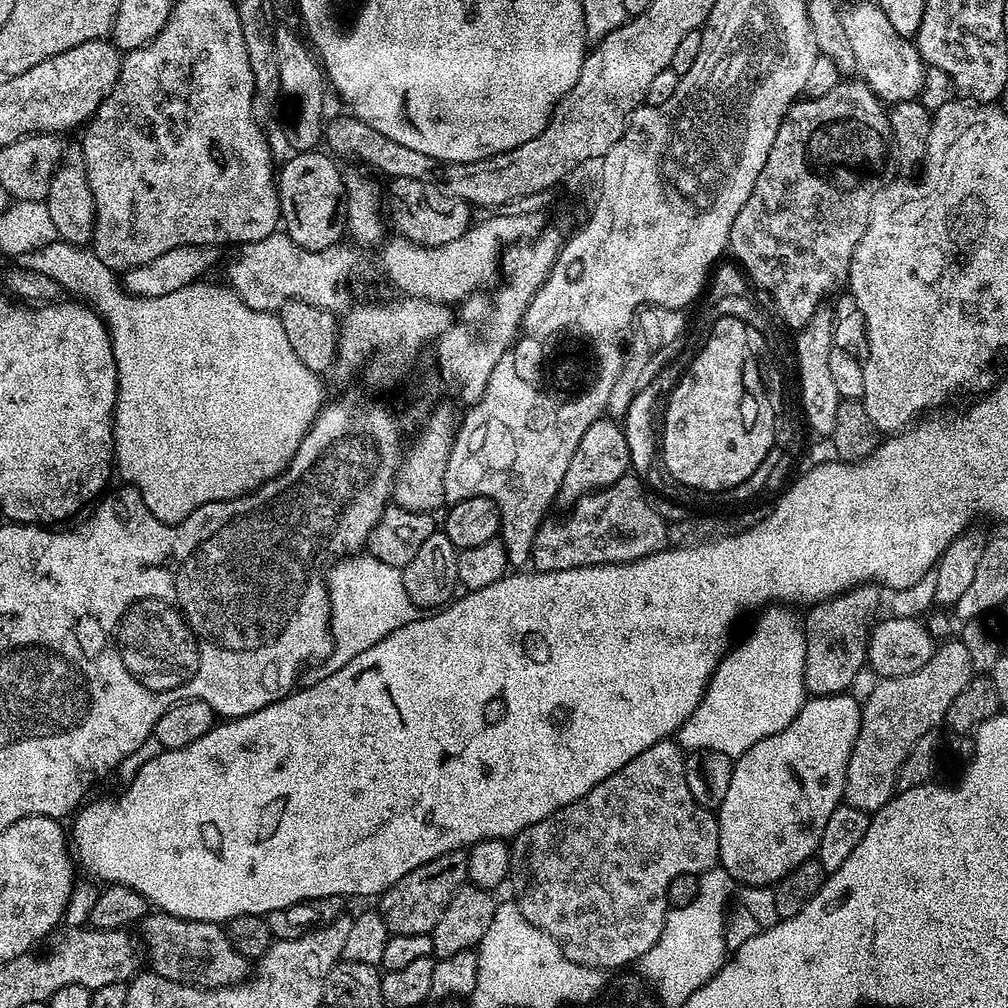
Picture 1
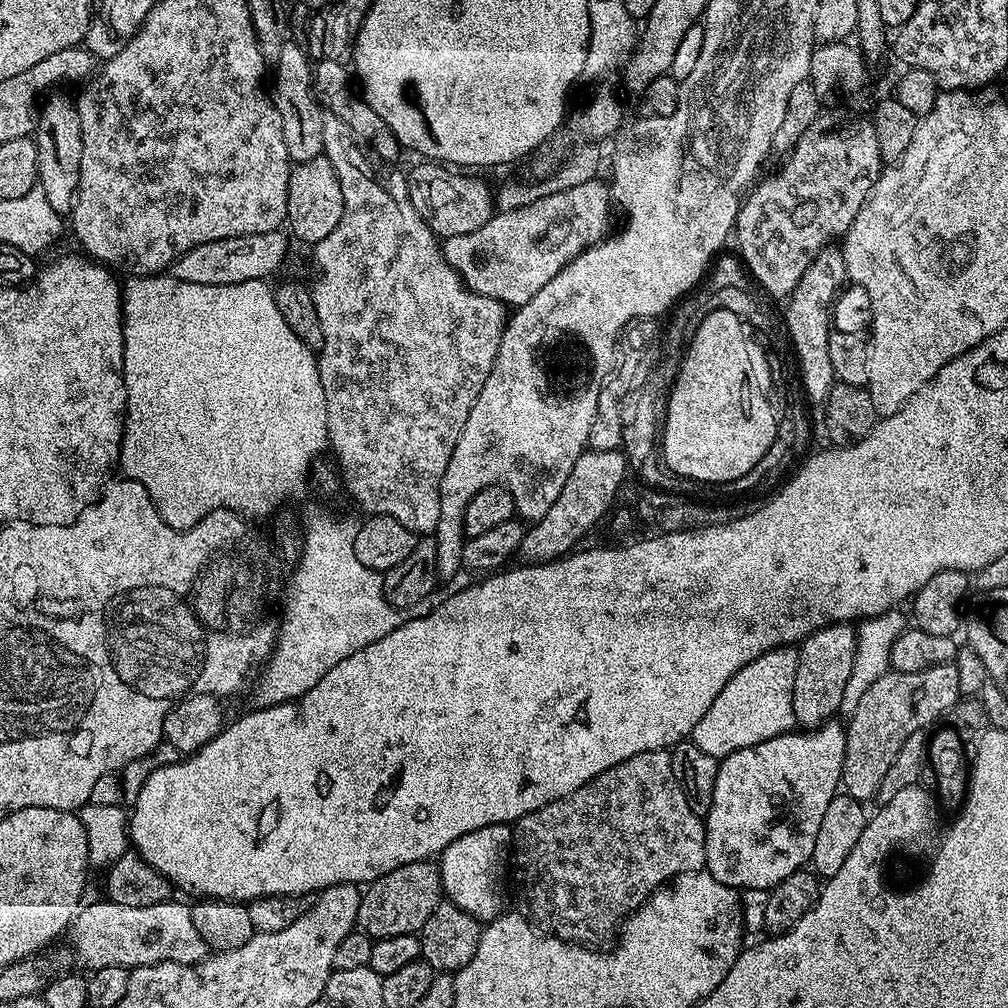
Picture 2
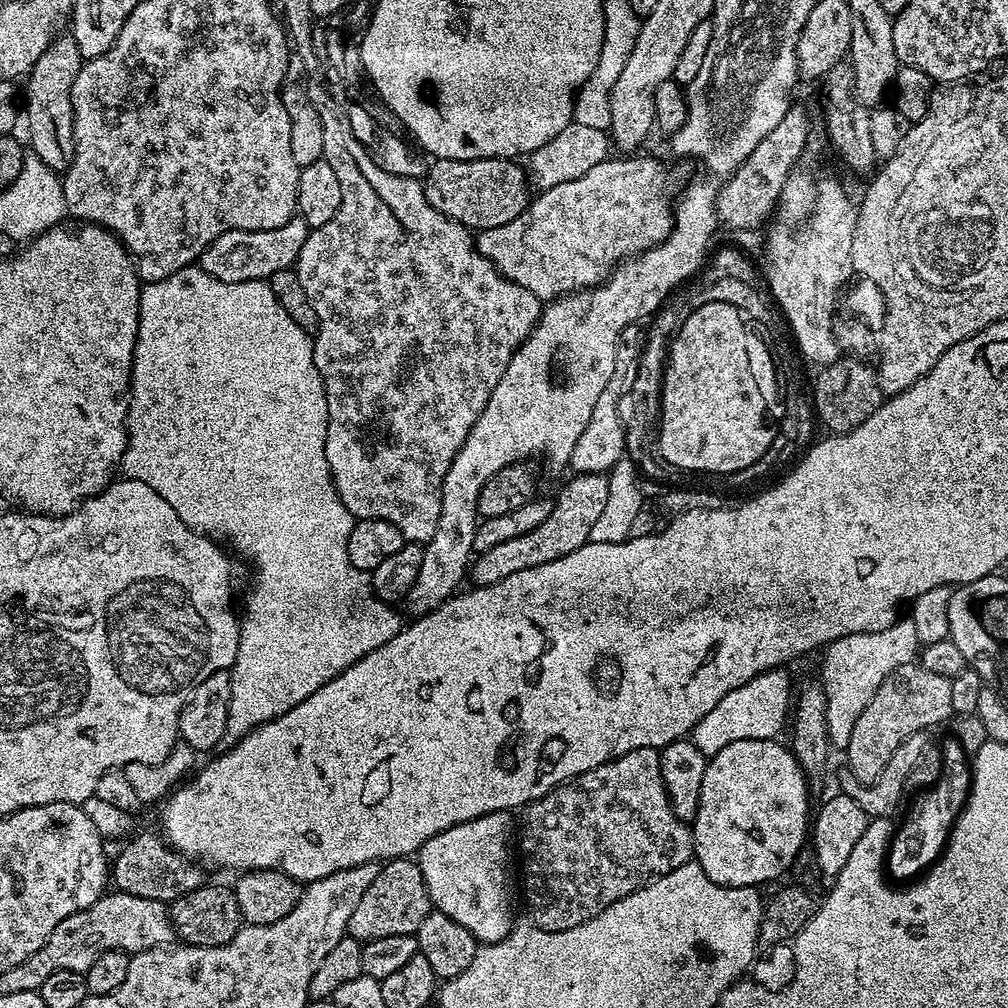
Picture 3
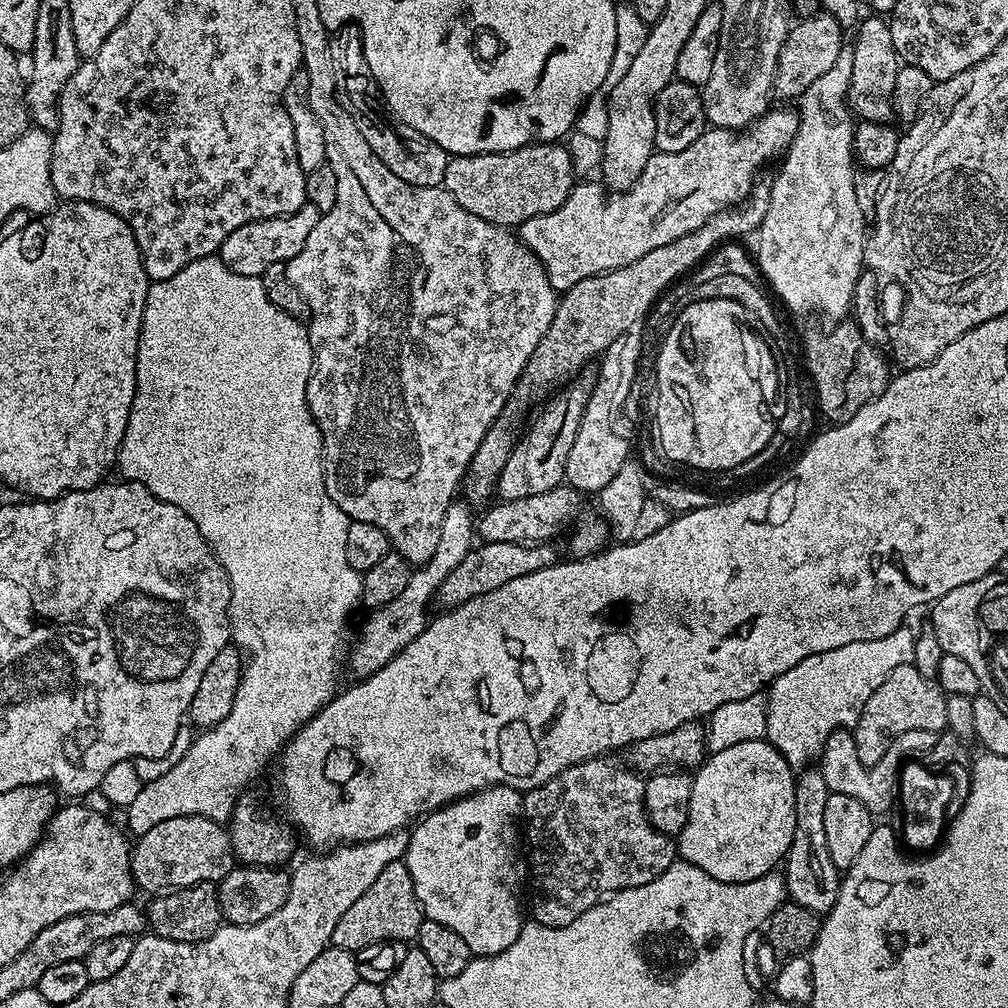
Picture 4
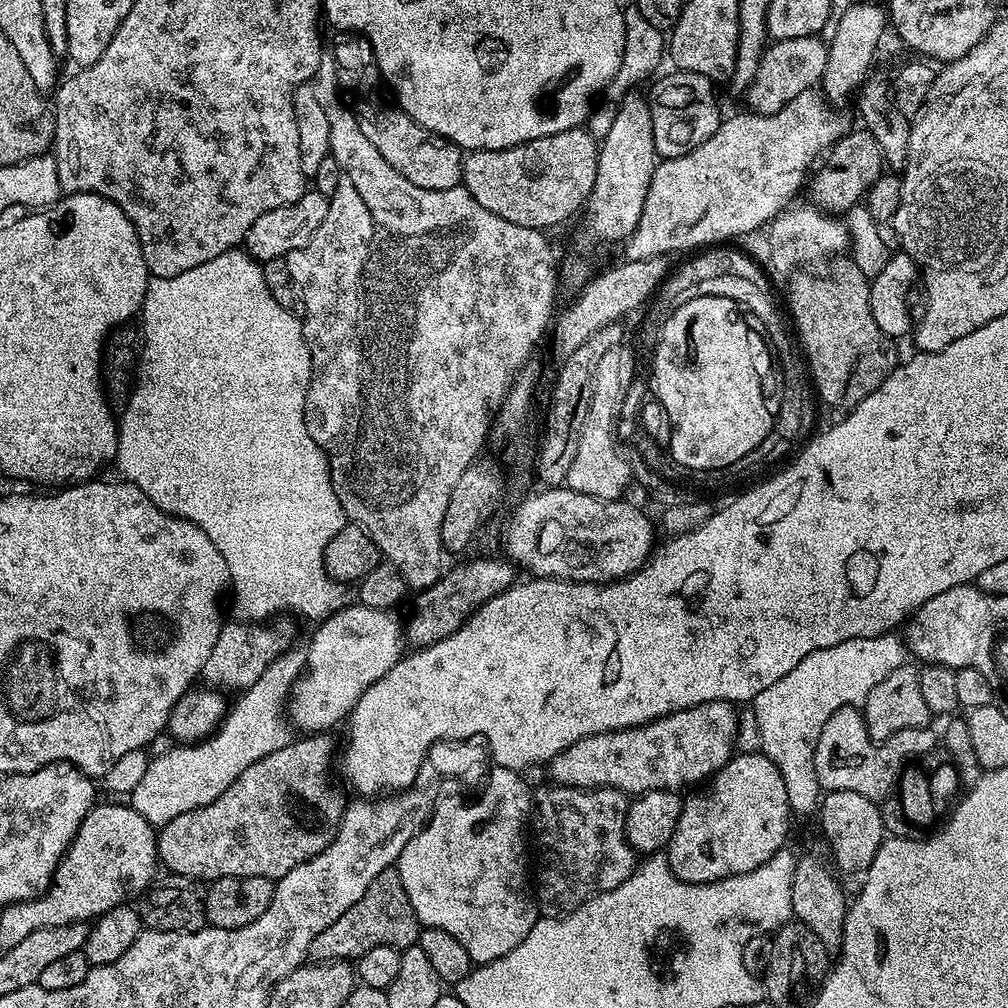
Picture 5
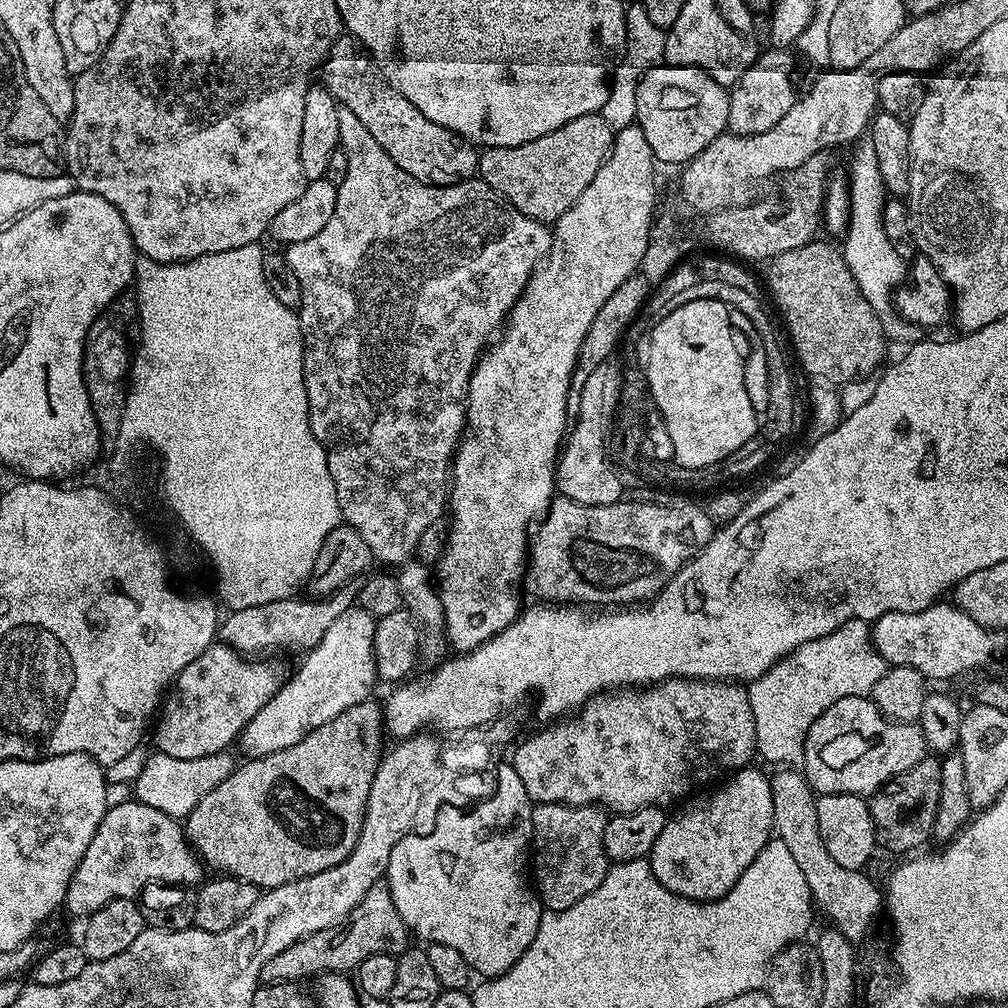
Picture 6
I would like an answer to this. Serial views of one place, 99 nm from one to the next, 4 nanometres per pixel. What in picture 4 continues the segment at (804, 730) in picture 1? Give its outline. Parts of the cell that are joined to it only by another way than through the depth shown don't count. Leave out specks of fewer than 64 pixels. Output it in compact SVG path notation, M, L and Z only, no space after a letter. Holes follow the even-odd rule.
M766 739L711 753L692 776L690 814L678 837L679 859L706 870L718 882L741 884L762 878L790 850L795 789L794 769Z

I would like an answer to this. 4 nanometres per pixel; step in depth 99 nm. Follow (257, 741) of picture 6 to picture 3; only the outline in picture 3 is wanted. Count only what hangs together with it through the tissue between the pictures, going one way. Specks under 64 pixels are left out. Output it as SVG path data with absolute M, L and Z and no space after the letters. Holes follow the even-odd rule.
M715 187L686 189L684 197L682 192L675 201L672 235L667 240L617 264L609 272L607 279L595 288L585 288L543 305L531 334L521 342L516 353L510 358L478 422L474 422L450 470L446 470L440 495L437 529L434 530L433 538L423 545L422 570L402 601L403 611L408 611L409 617L419 618L430 614L449 597L455 595L463 585L461 582L467 577L474 558L473 540L480 518L477 510L478 494L486 482L494 478L494 474L498 474L498 470L517 462L531 461L531 456L536 456L539 452L544 452L544 460L552 468L567 469L571 465L578 437L582 435L582 430L586 430L586 422L590 422L590 413L602 395L606 382L610 382L610 374L614 374L616 343L624 327L643 321L643 316L651 317L677 288L691 281L701 271L709 255L708 243L716 230L718 231L716 194Z

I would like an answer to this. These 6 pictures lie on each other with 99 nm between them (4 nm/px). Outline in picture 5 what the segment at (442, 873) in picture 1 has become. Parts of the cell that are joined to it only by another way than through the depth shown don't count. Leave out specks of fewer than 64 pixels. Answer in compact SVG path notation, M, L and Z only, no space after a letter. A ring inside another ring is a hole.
M395 866L382 870L370 886L366 886L366 894L338 922L326 926L318 938L312 943L311 959L316 962L326 960L359 960L366 950L374 950L374 946L394 946L401 950L411 948L420 939L422 925L414 914L414 906L410 906L410 898L406 898L406 890L402 886L400 871Z

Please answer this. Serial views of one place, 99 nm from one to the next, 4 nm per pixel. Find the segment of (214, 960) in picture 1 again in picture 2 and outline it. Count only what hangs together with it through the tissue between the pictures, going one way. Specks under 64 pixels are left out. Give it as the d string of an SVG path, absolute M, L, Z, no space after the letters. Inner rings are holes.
M101 898L97 904L85 903L80 911L72 917L72 927L66 933L67 939L72 939L72 952L80 964L85 964L88 970L95 970L102 966L122 966L126 969L141 968L151 964L172 962L174 964L197 964L210 949L198 934L194 926L192 909L186 903L179 904L176 898L163 900L161 904L154 906L118 906L107 898Z

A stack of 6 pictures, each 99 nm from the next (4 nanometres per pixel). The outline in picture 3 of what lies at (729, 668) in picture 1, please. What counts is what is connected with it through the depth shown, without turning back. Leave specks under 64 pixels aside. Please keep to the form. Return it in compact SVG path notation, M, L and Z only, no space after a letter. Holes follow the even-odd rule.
M775 668L769 672L750 678L738 690L730 690L702 722L698 722L690 733L690 739L702 754L711 757L730 746L730 742L746 742L747 740L770 740L779 737L779 732L785 731L790 720L790 709L794 704L794 688L792 680L784 668Z

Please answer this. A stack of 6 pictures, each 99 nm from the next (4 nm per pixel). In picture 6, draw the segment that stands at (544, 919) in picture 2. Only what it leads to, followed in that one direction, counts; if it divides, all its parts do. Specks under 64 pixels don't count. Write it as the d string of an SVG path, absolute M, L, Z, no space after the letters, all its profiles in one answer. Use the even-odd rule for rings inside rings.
M536 804L532 809L532 843L530 845L530 872L540 903L547 911L561 912L574 902L586 898L607 874L610 861L604 849L604 831L609 813L598 804Z

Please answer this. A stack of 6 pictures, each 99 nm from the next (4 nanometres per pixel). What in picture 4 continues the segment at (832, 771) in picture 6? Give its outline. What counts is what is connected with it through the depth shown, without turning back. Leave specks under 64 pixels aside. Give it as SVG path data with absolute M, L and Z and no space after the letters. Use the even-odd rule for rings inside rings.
M837 730L828 736L823 751L818 756L818 767L822 778L826 778L829 793L846 794L849 798L858 798L862 806L873 814L888 812L898 800L897 784L900 780L900 767L909 758L915 757L915 752L927 754L930 746L934 746L938 733L934 730L910 730L902 734L888 748L882 766L868 768L858 758L856 738L851 731Z

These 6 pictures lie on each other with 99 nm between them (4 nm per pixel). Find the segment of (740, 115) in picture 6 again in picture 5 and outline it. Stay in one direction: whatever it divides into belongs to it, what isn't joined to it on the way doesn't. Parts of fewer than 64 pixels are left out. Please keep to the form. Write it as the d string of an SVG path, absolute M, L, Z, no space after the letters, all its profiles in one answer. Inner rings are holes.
M820 36L806 38L786 38L769 43L760 59L758 70L746 90L747 107L762 115L774 114L786 106L802 90L816 88L824 79L826 62L828 61L828 45Z

